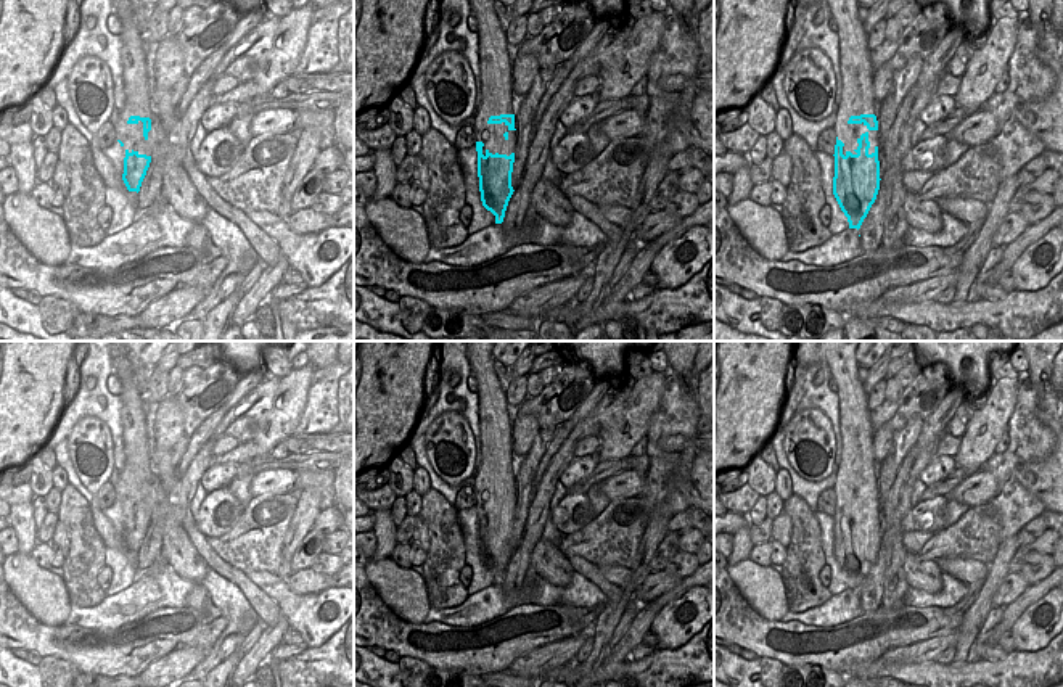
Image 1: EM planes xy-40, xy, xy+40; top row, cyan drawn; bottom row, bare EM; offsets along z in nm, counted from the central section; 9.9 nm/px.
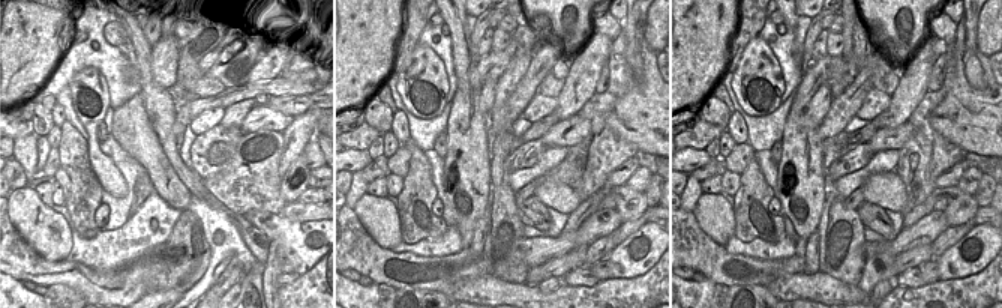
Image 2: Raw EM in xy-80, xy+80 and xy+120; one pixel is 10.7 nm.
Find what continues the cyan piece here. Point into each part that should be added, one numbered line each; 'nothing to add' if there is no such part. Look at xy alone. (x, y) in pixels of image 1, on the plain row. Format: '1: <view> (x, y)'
1: xy (496, 431)

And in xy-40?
1: xy-40 (139, 462)

